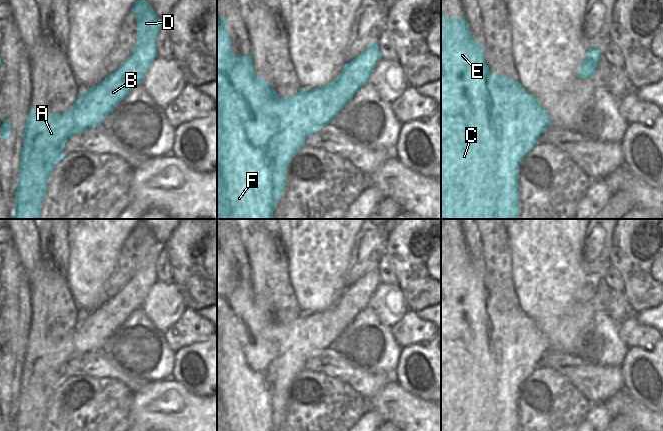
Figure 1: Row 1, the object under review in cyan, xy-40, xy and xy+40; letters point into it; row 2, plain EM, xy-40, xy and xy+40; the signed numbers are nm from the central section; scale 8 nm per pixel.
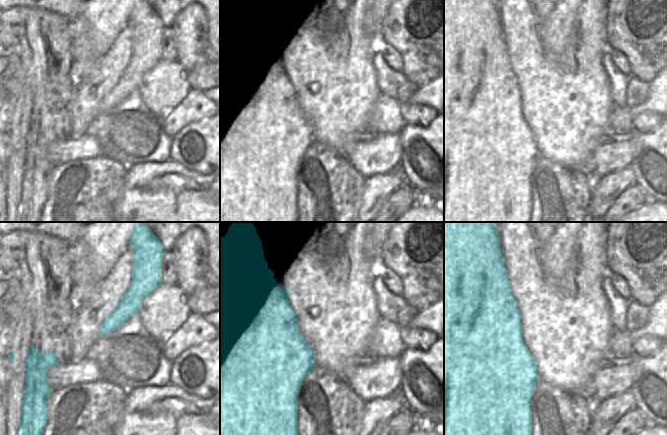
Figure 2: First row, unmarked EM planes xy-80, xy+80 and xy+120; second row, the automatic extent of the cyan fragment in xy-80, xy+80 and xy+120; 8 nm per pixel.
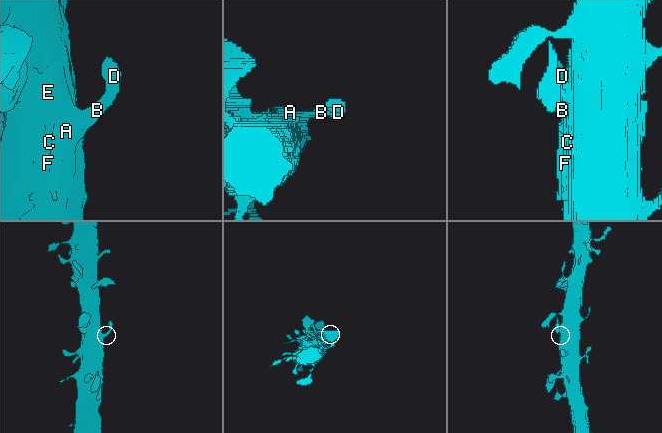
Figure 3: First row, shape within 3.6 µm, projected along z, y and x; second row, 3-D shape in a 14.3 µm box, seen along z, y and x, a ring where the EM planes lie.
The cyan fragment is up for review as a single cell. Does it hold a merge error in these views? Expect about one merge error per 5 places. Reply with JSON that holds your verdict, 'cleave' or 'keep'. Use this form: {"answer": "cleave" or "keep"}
{"answer": "keep"}

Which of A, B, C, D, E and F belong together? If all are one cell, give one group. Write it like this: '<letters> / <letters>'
A B C D E F

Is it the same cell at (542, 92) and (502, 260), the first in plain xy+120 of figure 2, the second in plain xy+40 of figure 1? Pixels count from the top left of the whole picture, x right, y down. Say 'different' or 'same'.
different

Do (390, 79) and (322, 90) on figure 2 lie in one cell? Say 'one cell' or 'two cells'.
two cells

